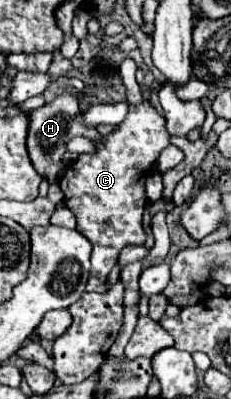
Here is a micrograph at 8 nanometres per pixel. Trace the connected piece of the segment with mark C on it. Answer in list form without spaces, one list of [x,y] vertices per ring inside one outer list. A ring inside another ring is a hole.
[[[150,101],[136,107],[130,105],[130,111],[118,125],[118,131],[96,143],[94,155],[80,155],[76,163],[68,165],[60,179],[66,205],[76,215],[76,229],[94,245],[86,291],[108,291],[108,275],[118,261],[120,249],[126,245],[144,245],[146,241],[146,233],[142,229],[142,215],[148,201],[144,193],[144,179],[148,177],[148,169],[152,169],[158,161],[160,151],[170,145],[170,135],[164,125],[166,121],[150,105]]]

